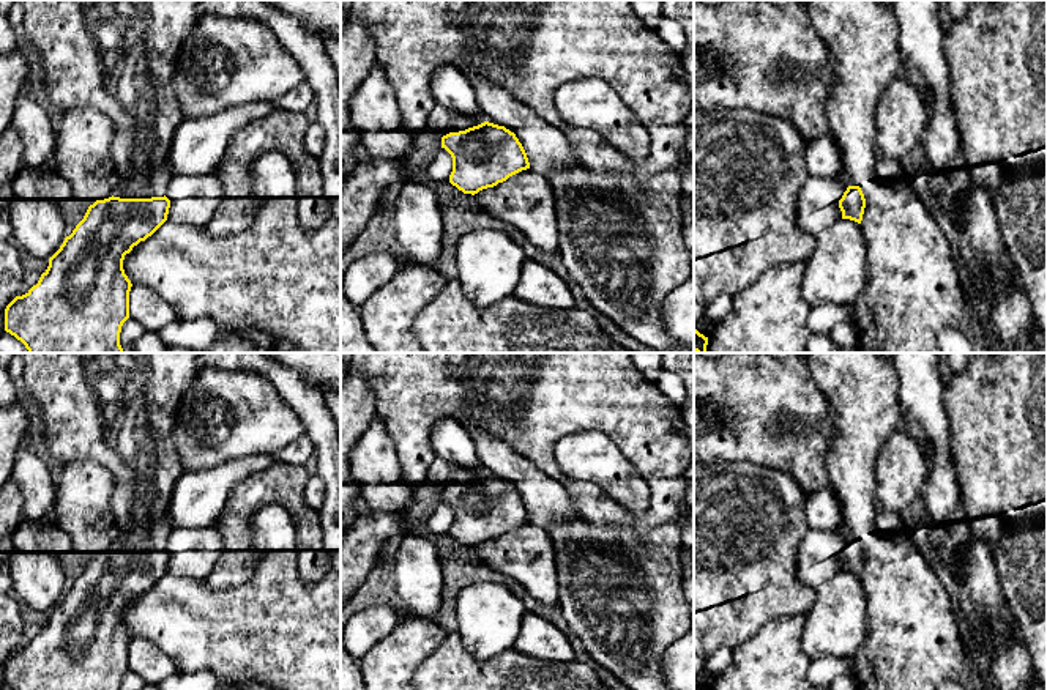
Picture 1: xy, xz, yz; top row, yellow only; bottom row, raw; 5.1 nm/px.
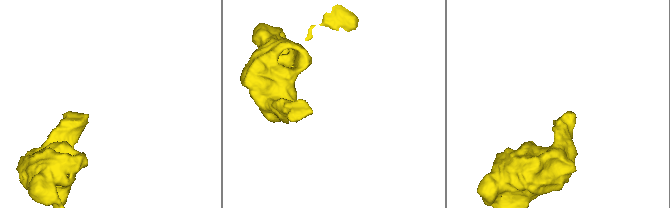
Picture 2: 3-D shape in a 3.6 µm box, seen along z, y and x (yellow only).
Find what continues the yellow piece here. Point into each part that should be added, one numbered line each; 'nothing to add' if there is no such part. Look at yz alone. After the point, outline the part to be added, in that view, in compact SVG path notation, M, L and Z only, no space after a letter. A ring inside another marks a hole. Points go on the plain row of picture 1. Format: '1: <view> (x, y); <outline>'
1: yz (861, 388); M806 353L806 359L817 386L828 399L834 424L834 440L826 454L828 485L834 488L842 510L834 531L845 539L859 539L877 531L877 455L900 427L894 361L883 353Z

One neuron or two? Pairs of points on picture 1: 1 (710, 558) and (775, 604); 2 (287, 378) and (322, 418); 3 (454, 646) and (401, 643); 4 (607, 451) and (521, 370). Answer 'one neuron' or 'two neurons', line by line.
1: one neuron
2: one neuron
3: two neurons
4: two neurons

